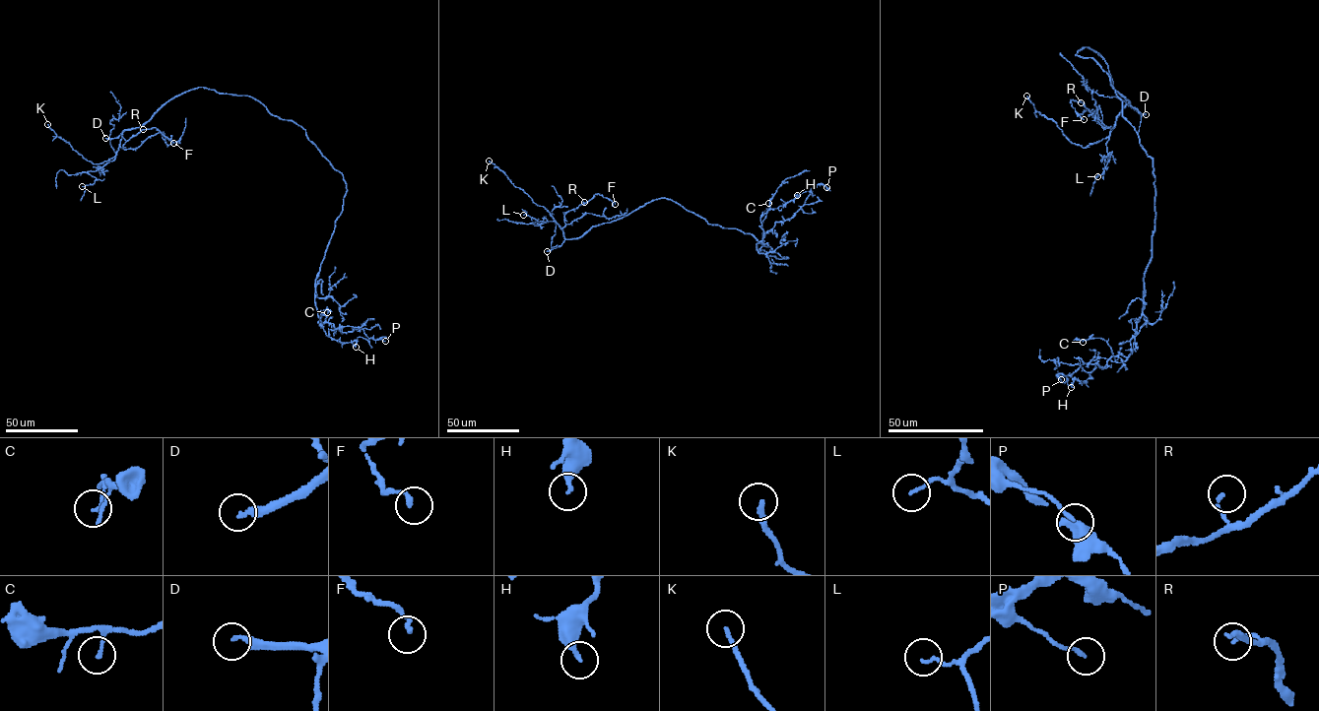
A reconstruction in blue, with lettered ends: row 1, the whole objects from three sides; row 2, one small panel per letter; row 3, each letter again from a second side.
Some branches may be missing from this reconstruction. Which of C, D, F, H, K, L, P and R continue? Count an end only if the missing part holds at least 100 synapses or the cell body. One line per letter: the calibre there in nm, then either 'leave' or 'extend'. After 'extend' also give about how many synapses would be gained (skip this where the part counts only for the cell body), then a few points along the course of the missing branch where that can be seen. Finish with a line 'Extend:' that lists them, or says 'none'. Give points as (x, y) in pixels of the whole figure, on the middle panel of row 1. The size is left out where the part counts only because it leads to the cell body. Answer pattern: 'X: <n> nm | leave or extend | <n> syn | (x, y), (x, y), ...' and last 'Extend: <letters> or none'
C: 120 nm | leave
D: 260 nm | extend | (547, 251), (545, 255), (551, 261), (564, 264), (568, 269)
F: 170 nm | leave
H: 320 nm | leave
K: 180 nm | leave
L: 100 nm | leave
P: 130 nm | leave
R: 130 nm | leave
Extend: D

